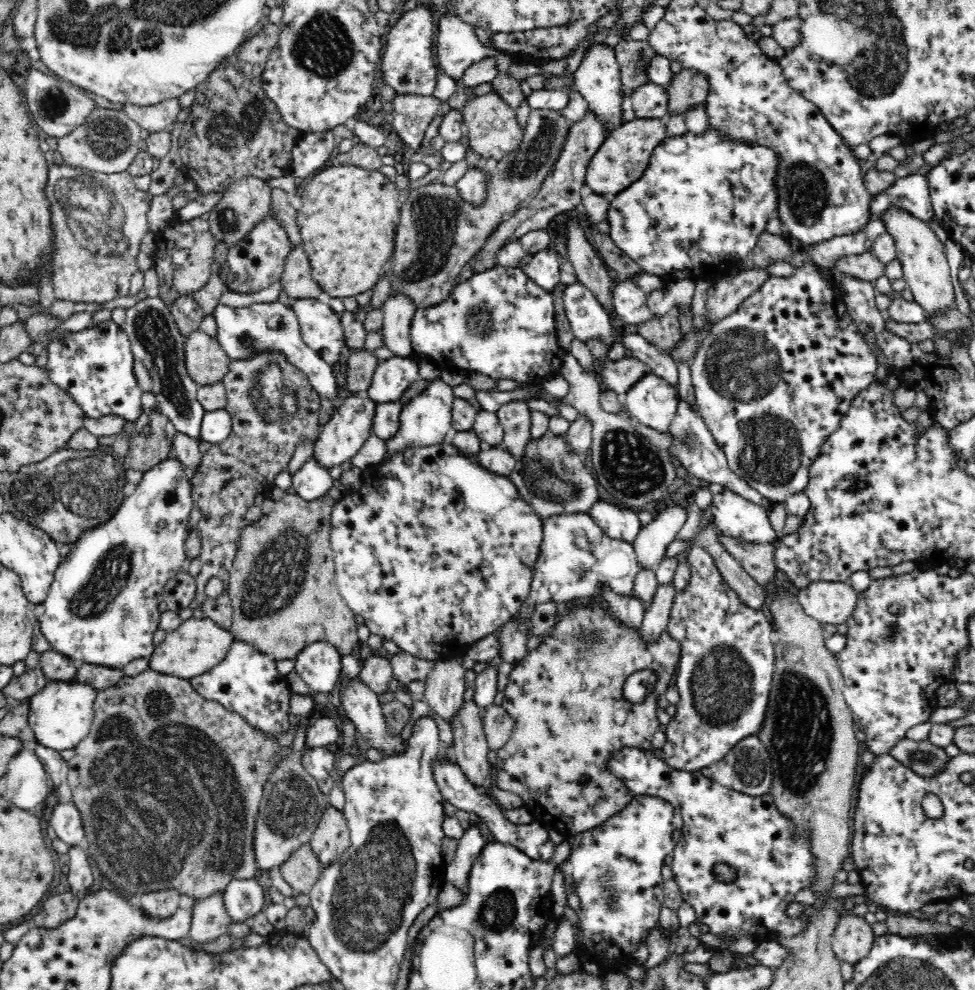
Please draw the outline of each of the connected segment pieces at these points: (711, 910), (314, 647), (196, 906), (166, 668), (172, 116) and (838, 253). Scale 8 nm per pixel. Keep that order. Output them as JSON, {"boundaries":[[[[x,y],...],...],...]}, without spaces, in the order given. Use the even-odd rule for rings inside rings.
{"boundaries":[[[[622,747],[620,750],[614,751],[607,762],[607,769],[614,775],[618,780],[624,783],[624,786],[628,787],[628,790],[632,792],[633,795],[655,795],[662,800],[672,804],[680,810],[682,815],[682,820],[684,823],[682,834],[678,843],[674,847],[673,854],[669,857],[669,863],[671,865],[671,870],[673,873],[673,880],[676,885],[680,888],[683,895],[683,900],[690,904],[697,915],[698,923],[706,924],[710,928],[710,934],[715,934],[715,936],[721,936],[721,938],[731,938],[732,937],[747,937],[753,935],[756,942],[761,941],[776,941],[776,938],[792,938],[792,936],[798,936],[802,932],[803,926],[805,924],[804,920],[800,918],[790,918],[786,913],[787,907],[795,902],[795,896],[797,892],[805,889],[812,888],[814,882],[816,882],[816,873],[814,873],[813,866],[813,856],[810,852],[809,847],[809,834],[807,832],[795,832],[795,826],[793,826],[793,820],[786,818],[775,805],[773,796],[771,793],[764,794],[762,796],[748,796],[743,792],[733,791],[732,789],[722,786],[713,779],[709,779],[704,776],[700,771],[696,772],[684,772],[682,770],[674,770],[670,768],[668,764],[665,763],[664,759],[656,757],[652,750],[640,749],[640,747]],[[716,863],[726,863],[732,866],[737,871],[737,878],[735,882],[730,882],[726,884],[716,880],[714,873],[712,873],[712,868]]],[[[324,641],[305,646],[295,658],[295,671],[309,690],[327,693],[339,685],[342,676],[342,655]]],[[[216,892],[208,898],[196,899],[192,907],[192,919],[188,937],[199,944],[216,940],[227,934],[235,924],[226,913],[223,892]]],[[[191,617],[182,621],[176,630],[166,633],[165,639],[155,645],[153,653],[149,656],[150,670],[177,676],[181,679],[200,676],[224,660],[234,640],[233,633],[224,627],[220,627],[216,621],[206,617],[202,619]]],[[[170,98],[152,106],[125,104],[123,110],[136,124],[150,133],[167,130],[175,123],[179,112],[178,98]]],[[[870,220],[866,228],[844,236],[834,236],[810,245],[807,253],[818,266],[833,268],[835,262],[843,256],[864,254],[872,248],[873,242],[881,234],[886,233],[884,221]]]]}

